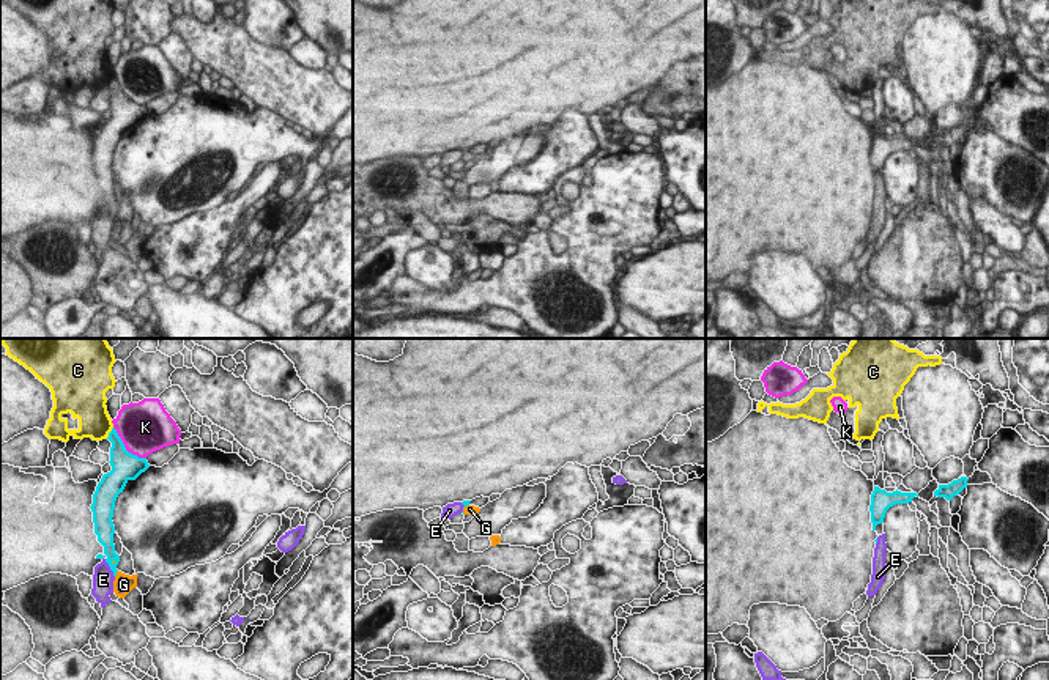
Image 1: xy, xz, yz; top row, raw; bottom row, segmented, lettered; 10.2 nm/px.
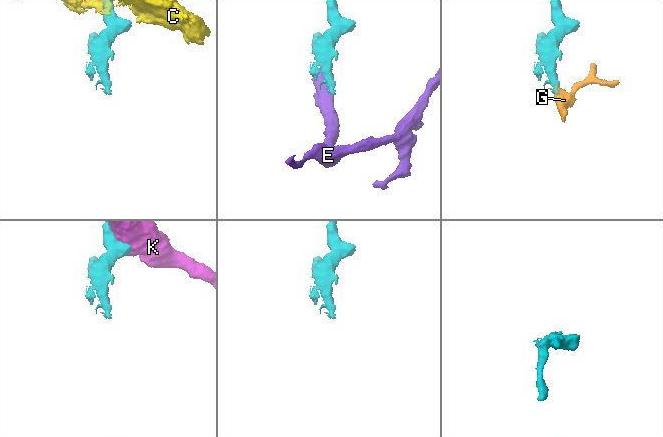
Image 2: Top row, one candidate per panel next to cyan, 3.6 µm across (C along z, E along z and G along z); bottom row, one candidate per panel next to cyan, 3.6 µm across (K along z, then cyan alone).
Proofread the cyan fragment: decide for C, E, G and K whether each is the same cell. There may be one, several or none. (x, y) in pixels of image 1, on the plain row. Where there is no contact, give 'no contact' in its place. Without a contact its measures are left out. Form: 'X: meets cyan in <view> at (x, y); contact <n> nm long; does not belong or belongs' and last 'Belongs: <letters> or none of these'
C: meets cyan in xy at (109, 81); contact 140 nm long; does not belong
E: meets cyan in xy at (109, 213); contact 240 nm long; does not belong
G: meets cyan in xy at (115, 221); contact 80 nm long; belongs
K: meets cyan in xy at (125, 95); contact 460 nm long; does not belong
Belongs: G

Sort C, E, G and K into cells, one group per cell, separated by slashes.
C / E / G / K

